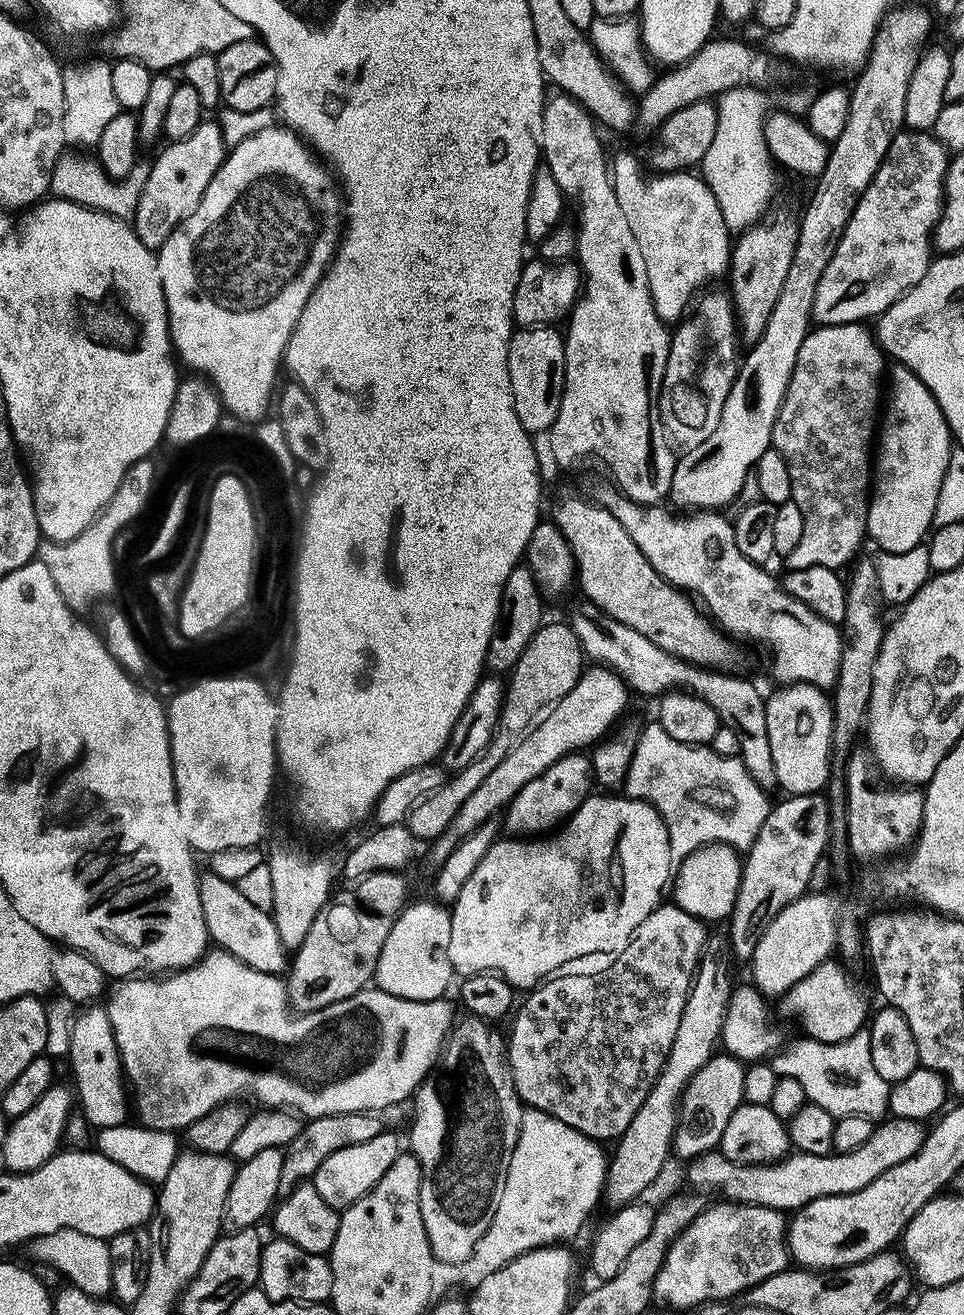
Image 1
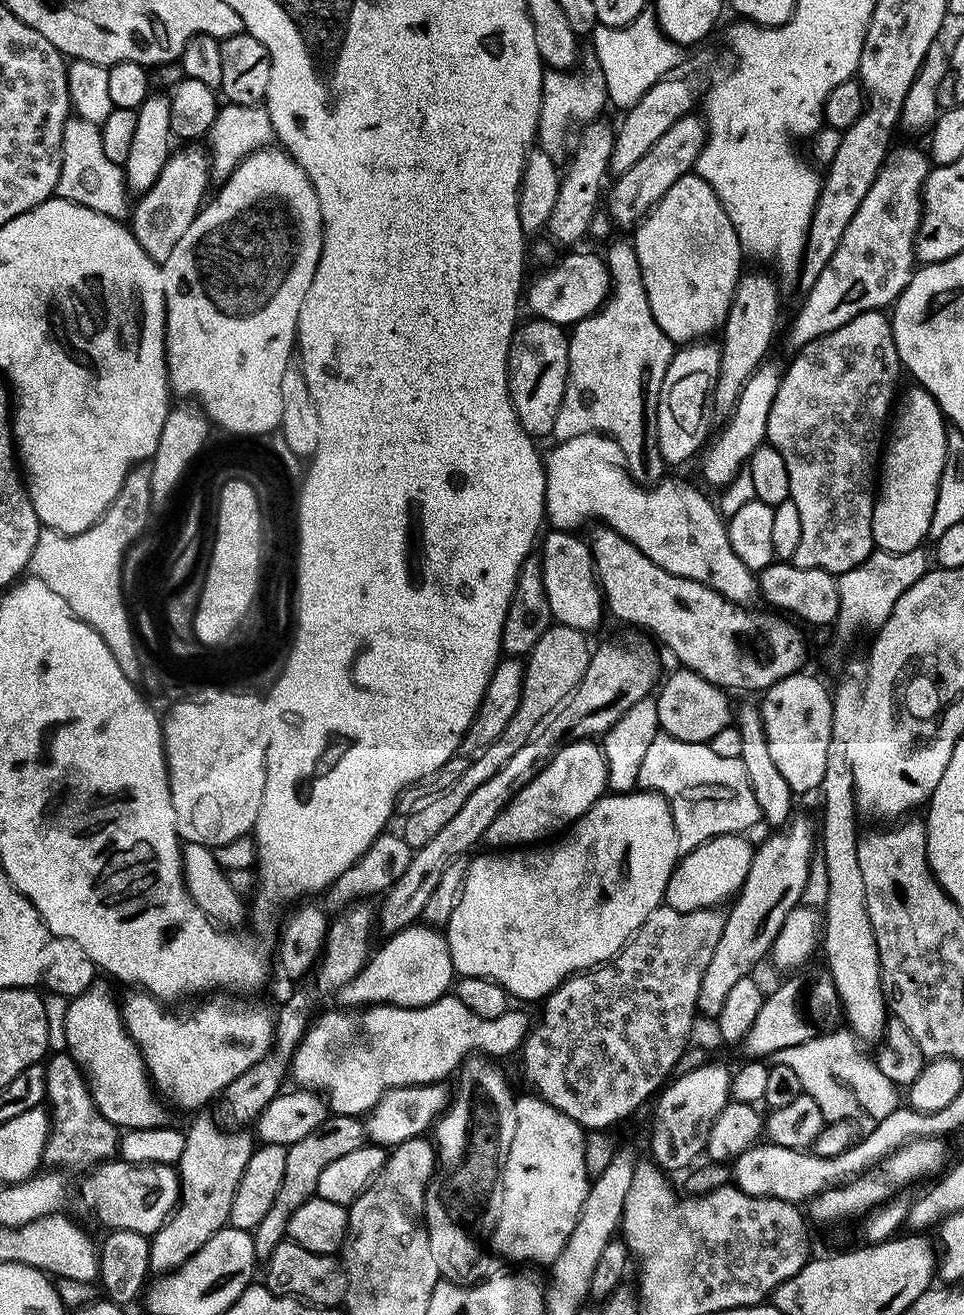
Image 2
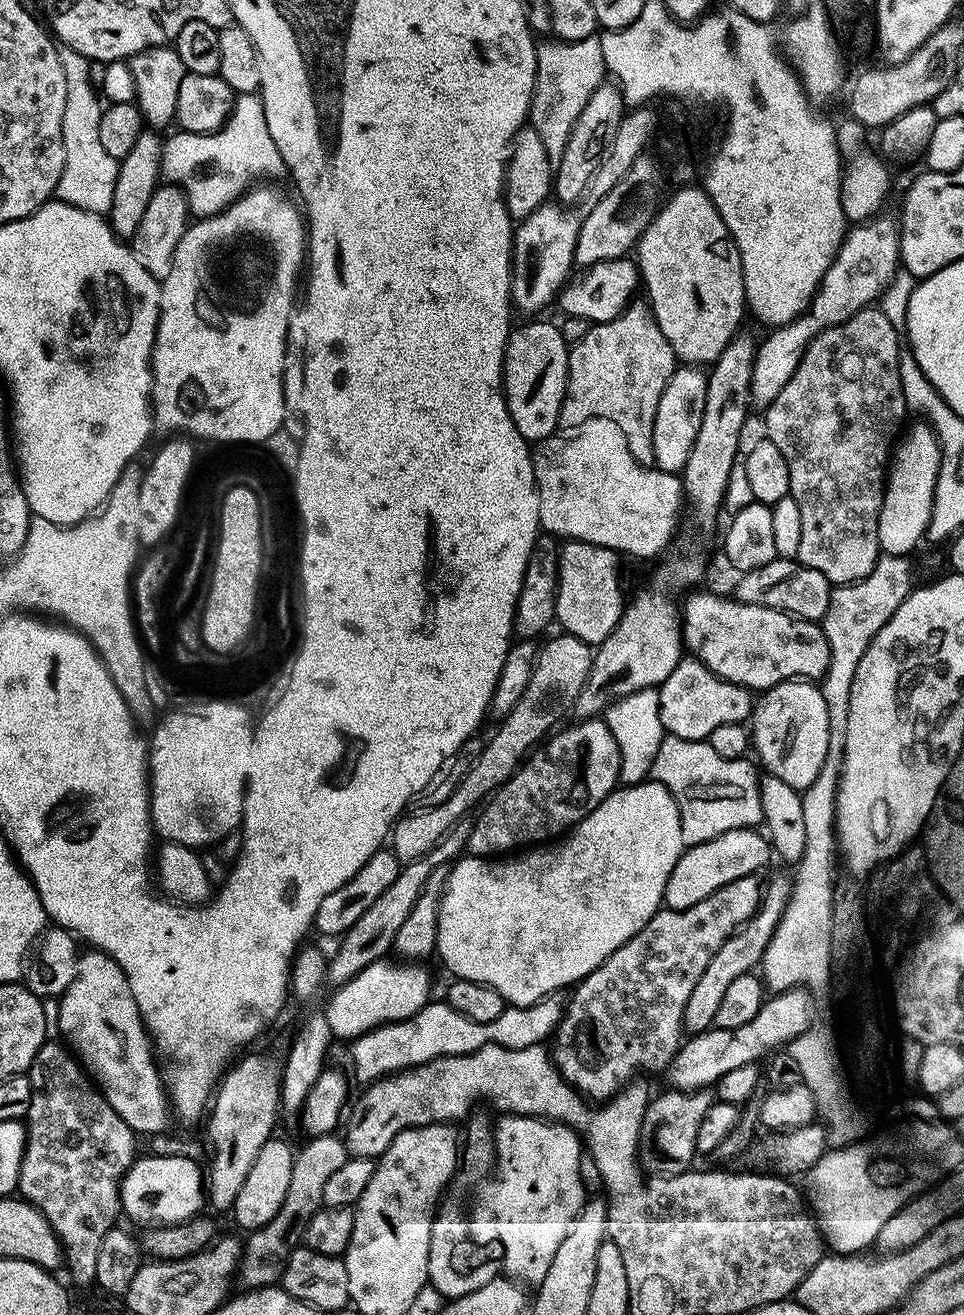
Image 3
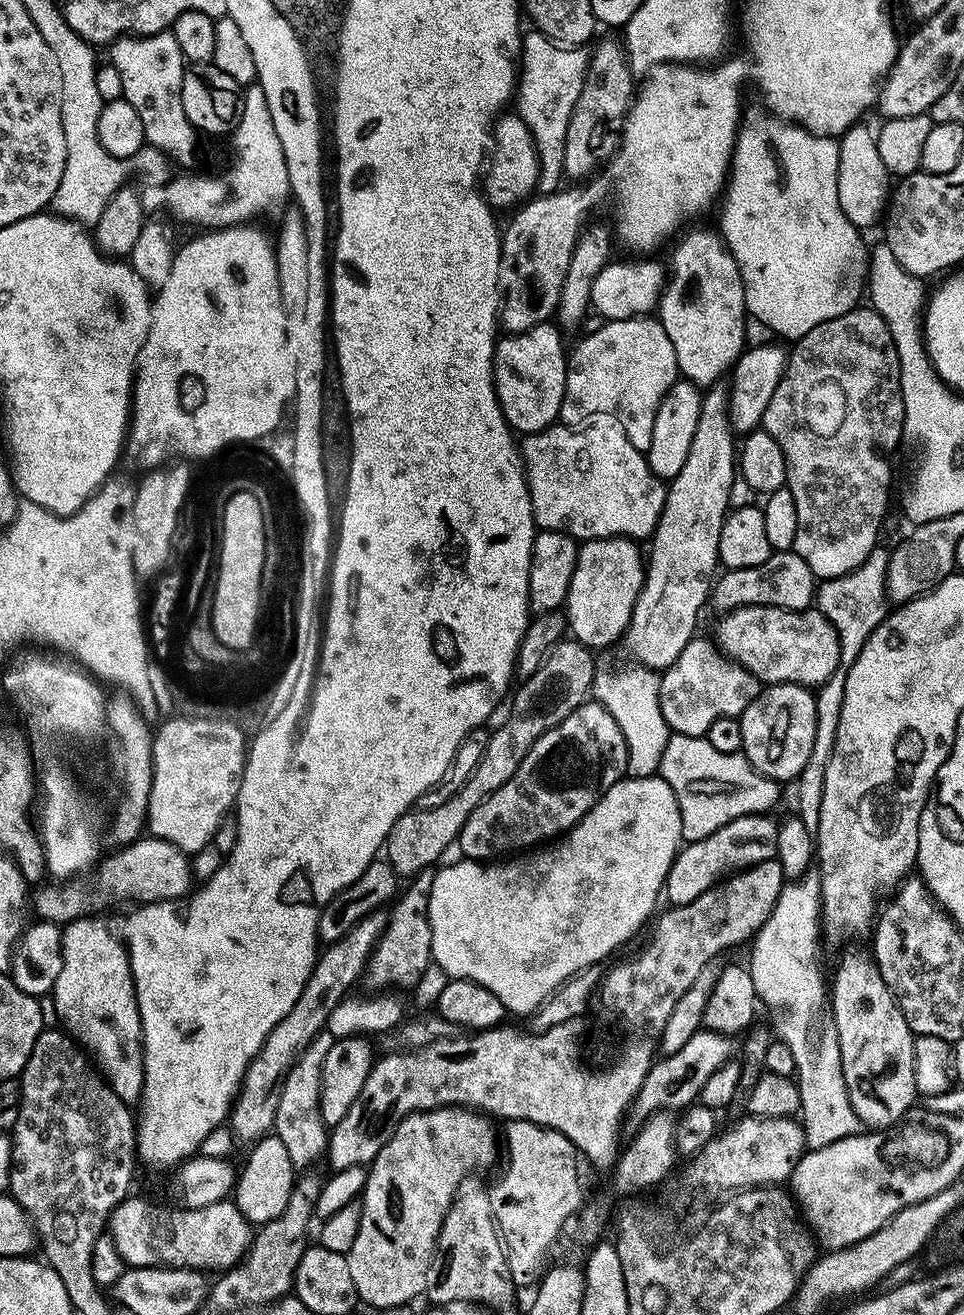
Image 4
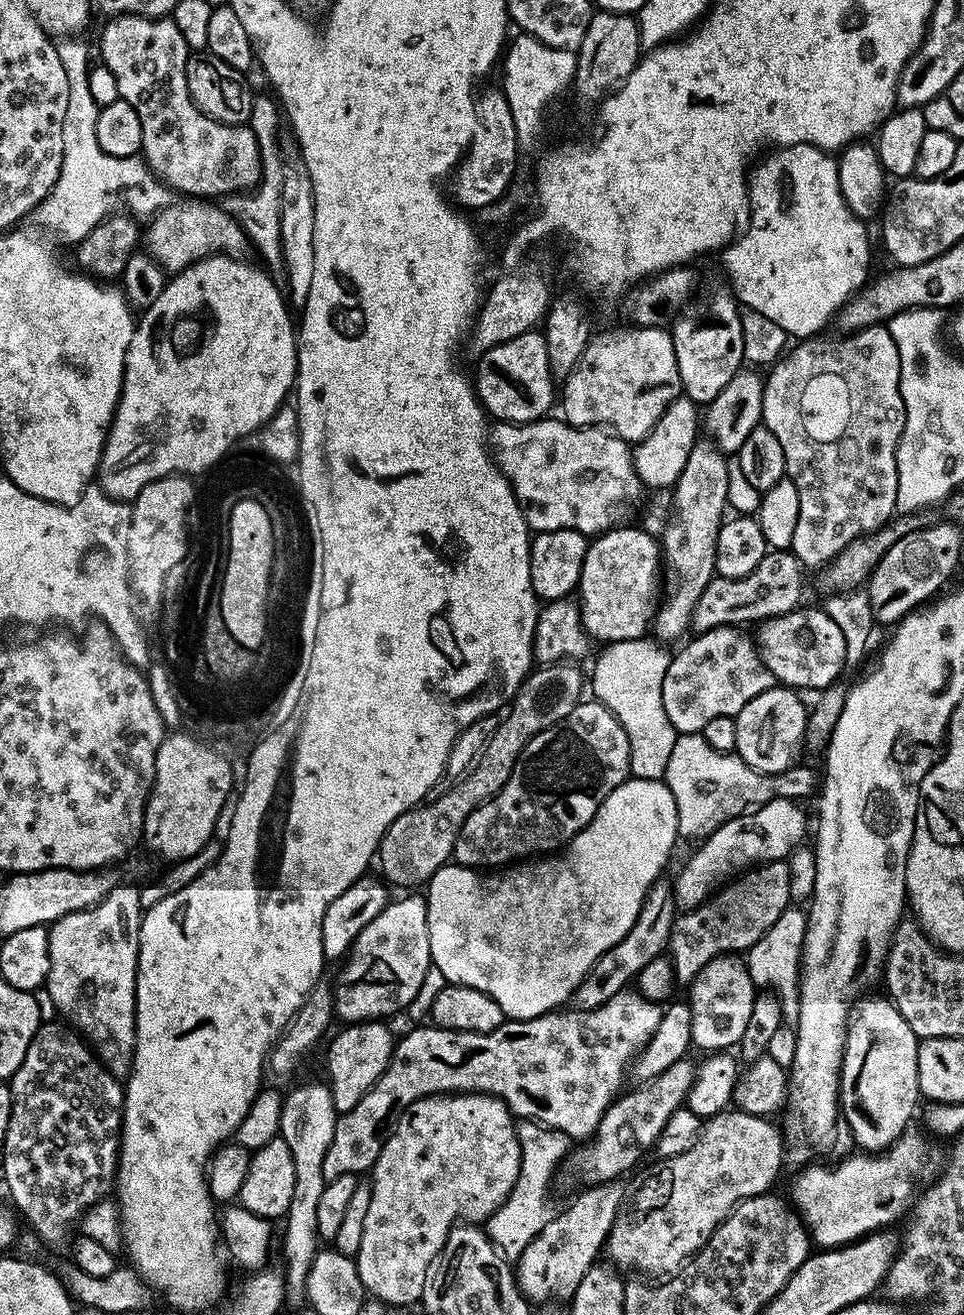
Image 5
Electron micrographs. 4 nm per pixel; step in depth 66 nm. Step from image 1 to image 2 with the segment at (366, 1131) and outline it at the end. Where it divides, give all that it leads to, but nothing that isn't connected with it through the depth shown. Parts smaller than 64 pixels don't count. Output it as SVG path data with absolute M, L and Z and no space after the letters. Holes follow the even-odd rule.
M331 1115L319 1127L306 1134L306 1138L298 1138L298 1142L286 1147L286 1170L282 1173L282 1186L278 1186L278 1195L274 1198L266 1218L258 1222L252 1232L254 1250L257 1261L264 1262L288 1235L288 1219L312 1196L316 1195L318 1178L330 1162L342 1158L342 1154L350 1154L350 1150L358 1150L366 1143L363 1121L359 1117Z

